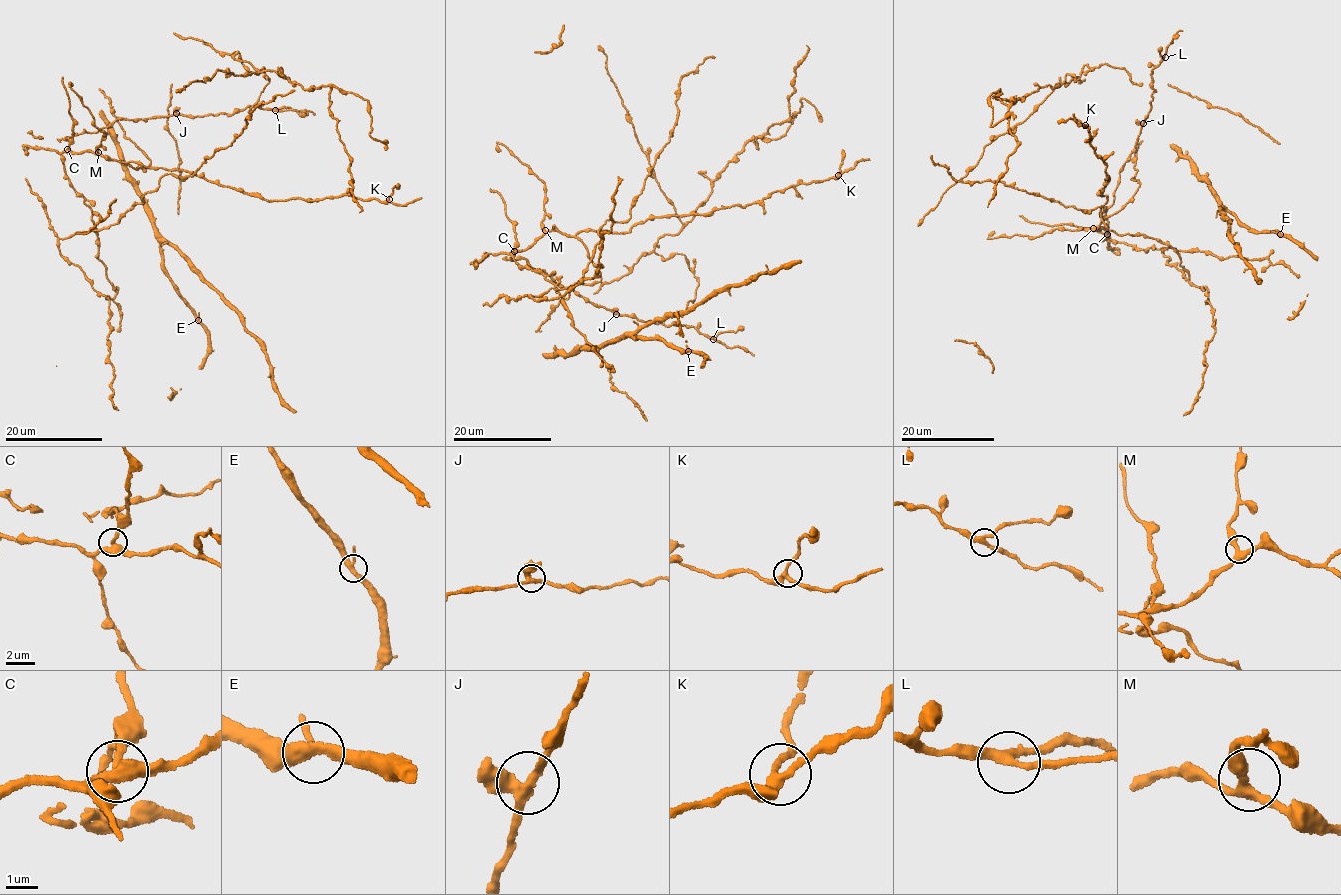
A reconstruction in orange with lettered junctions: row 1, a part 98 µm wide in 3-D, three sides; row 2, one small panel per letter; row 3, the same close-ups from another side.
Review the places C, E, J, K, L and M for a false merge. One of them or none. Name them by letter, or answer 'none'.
C

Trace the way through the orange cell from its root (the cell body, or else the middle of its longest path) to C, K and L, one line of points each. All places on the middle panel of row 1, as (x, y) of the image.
C: (558, 284), (542, 270), (531, 268), (525, 259), (514, 259), (514, 247), (515, 252)
K: (558, 284), (512, 257), (514, 247), (525, 250), (552, 230), (626, 233), (648, 219), (709, 215), (838, 175)
L: (558, 284), (573, 289), (589, 302), (617, 314), (667, 325), (696, 327), (701, 334), (713, 339)

